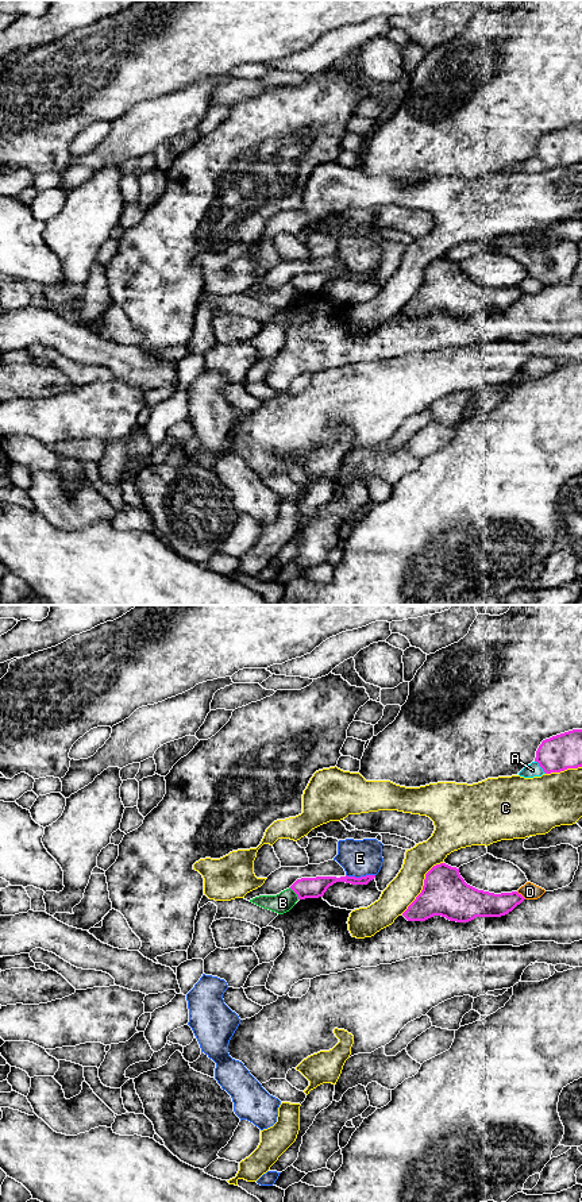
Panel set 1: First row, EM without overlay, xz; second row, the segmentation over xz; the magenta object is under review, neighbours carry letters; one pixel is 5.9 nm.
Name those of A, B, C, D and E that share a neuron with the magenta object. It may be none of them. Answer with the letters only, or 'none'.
none

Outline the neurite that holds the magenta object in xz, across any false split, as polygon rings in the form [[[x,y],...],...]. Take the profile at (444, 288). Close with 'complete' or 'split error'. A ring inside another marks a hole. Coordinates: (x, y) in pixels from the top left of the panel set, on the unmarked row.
[[[446,258],[433,261],[424,274],[421,288],[402,311],[408,316],[425,316],[433,311],[469,317],[475,312],[501,312],[525,293],[517,286],[494,289],[465,277],[459,263]]] | complete

